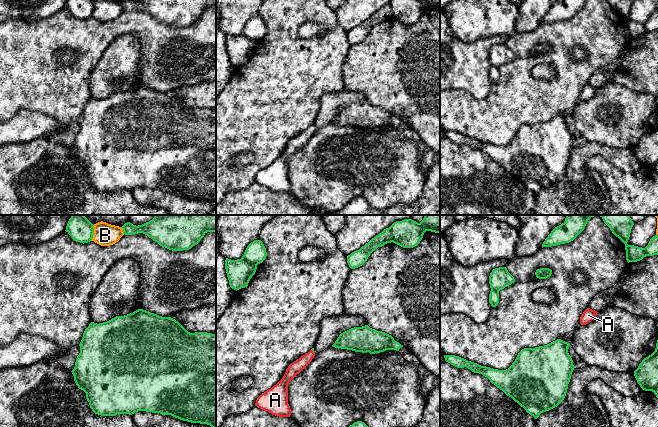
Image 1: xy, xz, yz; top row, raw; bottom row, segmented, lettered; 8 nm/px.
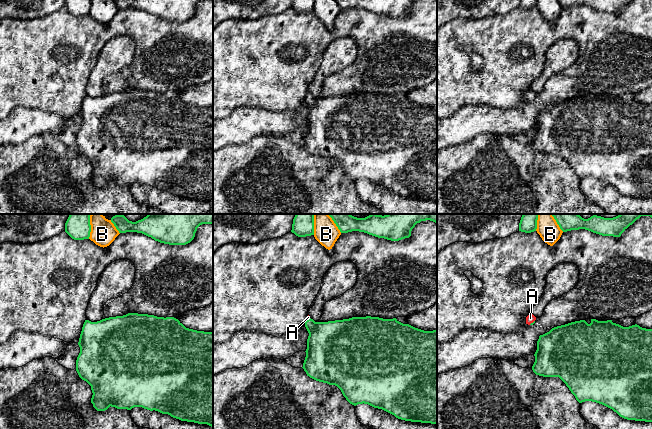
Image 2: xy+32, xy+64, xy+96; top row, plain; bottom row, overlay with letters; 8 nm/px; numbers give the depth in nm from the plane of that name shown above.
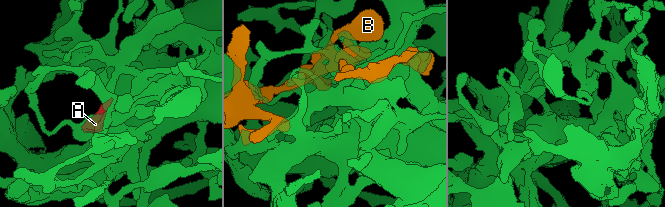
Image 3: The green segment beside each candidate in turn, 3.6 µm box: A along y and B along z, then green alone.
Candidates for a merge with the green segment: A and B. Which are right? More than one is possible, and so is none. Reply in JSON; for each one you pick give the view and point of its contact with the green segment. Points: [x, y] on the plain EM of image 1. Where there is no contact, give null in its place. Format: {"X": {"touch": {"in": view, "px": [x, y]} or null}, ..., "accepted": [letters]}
{"A": {"touch": {"in": "xz", "px": [313, 127]}}, "accepted": ["A"]}

